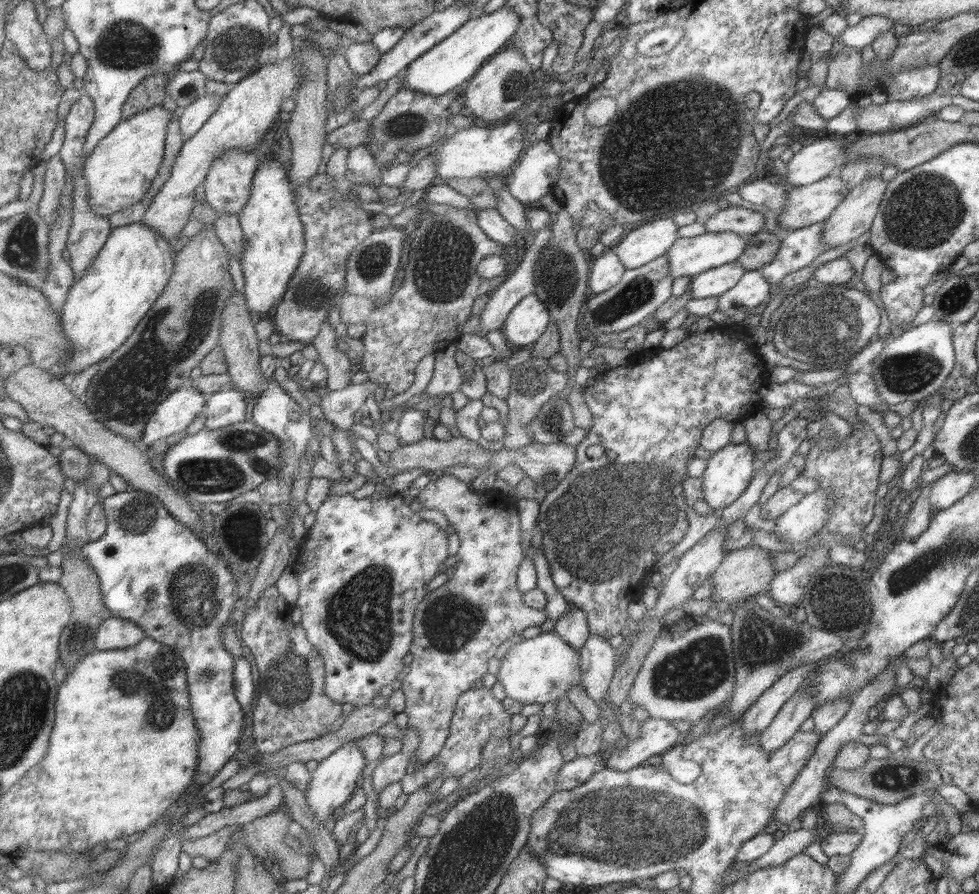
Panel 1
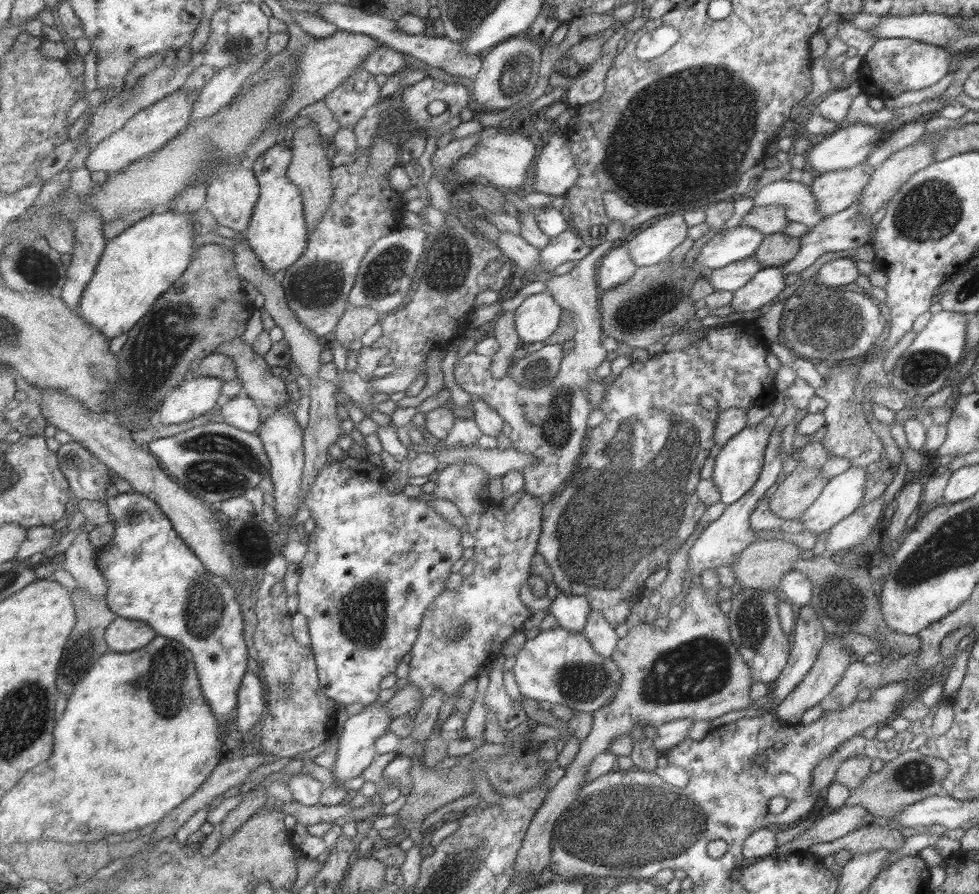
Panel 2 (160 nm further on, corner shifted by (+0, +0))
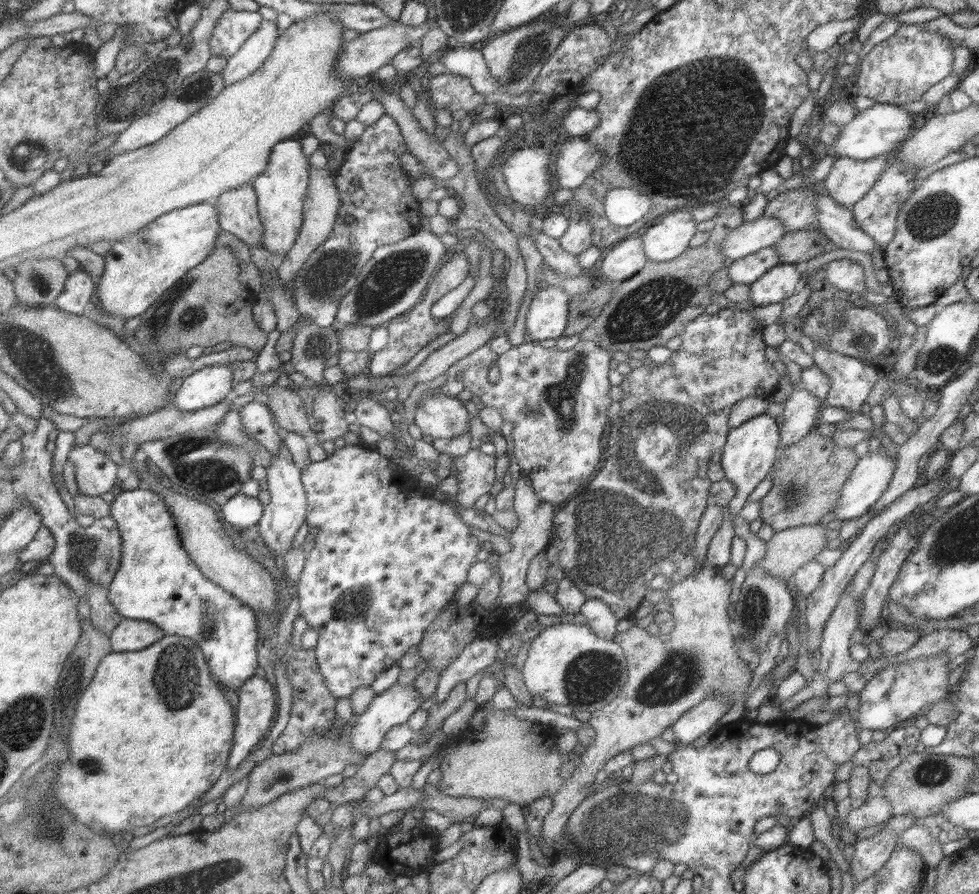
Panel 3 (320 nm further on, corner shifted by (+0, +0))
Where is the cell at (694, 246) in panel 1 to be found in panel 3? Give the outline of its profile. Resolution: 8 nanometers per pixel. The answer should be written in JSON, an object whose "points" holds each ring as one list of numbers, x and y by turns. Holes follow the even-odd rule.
{"points":[[761,215,742,223,722,240,720,251,726,262,737,261,746,254,754,254,766,246,774,246,786,233,784,226,773,217]]}

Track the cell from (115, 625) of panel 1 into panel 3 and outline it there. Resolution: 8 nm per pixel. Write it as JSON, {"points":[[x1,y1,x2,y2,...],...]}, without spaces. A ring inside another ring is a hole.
{"points":[[124,618,111,636,115,653,136,652,149,648,167,636,155,623]]}

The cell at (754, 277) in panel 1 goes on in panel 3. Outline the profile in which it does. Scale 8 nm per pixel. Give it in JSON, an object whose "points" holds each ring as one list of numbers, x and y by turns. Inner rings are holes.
{"points":[[779,263,750,284,750,300,755,306,781,303,793,294,801,276,800,266]]}

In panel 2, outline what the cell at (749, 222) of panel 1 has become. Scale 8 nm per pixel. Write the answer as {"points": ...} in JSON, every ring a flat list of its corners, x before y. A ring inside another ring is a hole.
{"points":[[768,204,765,206,753,205,743,216,739,226,750,226,764,235,781,233,781,230,790,222,784,206]]}

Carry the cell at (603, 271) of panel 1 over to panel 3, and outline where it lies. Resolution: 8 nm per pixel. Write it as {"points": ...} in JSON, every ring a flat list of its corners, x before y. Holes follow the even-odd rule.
{"points":[[625,238,614,244,601,260,602,278,620,283,641,270,647,260,641,239]]}

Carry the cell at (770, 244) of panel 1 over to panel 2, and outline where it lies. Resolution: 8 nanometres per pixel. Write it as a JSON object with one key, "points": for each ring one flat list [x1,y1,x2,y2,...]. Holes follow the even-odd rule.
{"points":[[775,232,764,235,752,256,763,267,781,267,795,256,799,247,799,237,791,237,782,232]]}

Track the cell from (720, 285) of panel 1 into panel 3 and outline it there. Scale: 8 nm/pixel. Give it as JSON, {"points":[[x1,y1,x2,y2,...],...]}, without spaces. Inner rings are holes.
{"points":[[766,246,754,254,746,254,727,263,728,275,733,283,751,284,780,260,775,247]]}

